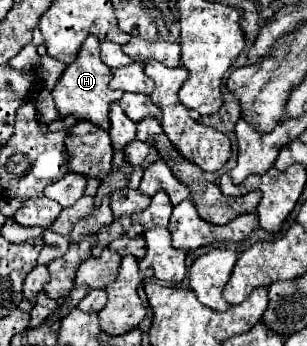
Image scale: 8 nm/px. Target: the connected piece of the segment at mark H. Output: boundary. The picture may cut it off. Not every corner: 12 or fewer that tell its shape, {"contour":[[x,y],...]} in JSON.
{"contour":[[88,36],[52,90],[60,116],[108,130],[112,70]]}

